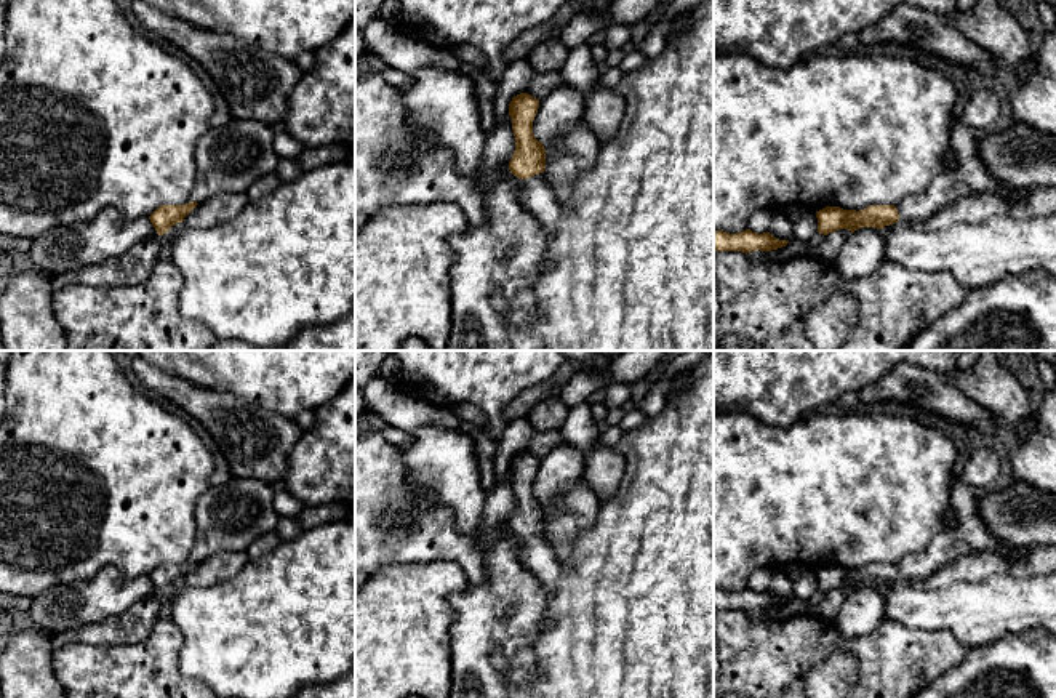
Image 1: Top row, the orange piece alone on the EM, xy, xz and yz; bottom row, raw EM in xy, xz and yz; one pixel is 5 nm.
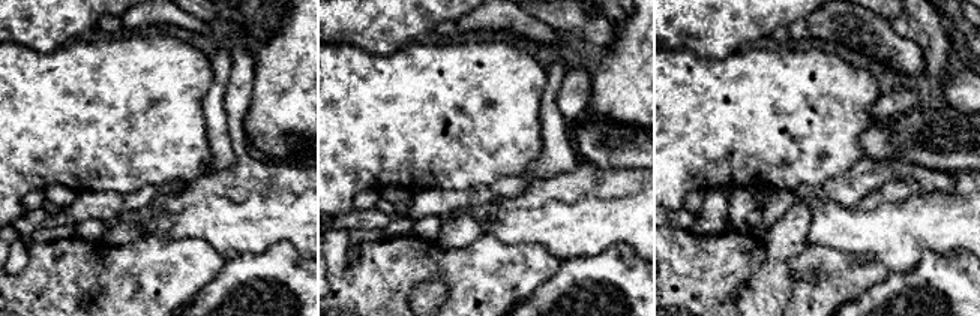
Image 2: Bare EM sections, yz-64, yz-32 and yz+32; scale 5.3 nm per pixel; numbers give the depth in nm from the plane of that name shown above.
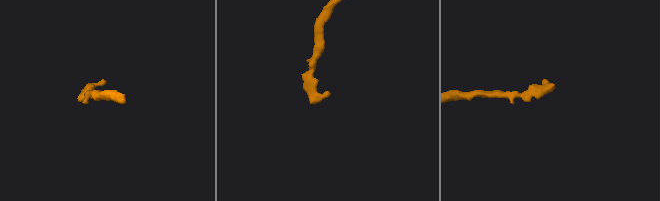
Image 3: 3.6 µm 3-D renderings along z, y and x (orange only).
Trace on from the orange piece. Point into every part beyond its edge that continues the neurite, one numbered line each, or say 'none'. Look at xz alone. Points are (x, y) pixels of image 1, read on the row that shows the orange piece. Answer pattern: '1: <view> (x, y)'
1: xz (536, 194)

